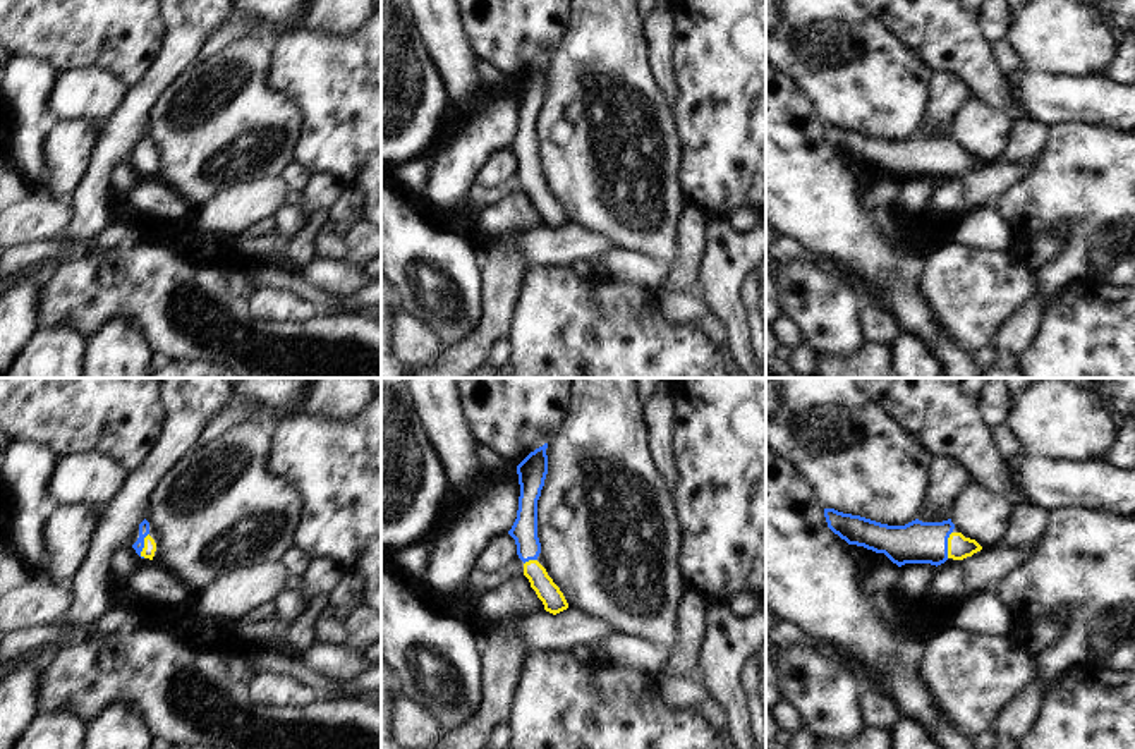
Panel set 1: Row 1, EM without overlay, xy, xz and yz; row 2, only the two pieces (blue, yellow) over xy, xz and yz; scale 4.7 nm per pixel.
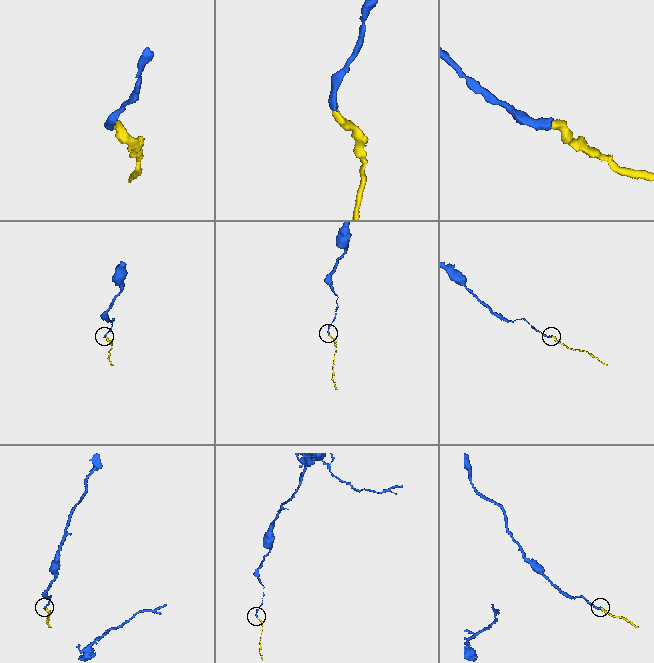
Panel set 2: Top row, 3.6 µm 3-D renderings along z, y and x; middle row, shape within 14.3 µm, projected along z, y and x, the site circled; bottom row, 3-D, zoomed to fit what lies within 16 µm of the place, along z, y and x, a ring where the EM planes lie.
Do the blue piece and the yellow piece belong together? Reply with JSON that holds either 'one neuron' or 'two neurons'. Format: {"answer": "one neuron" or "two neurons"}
{"answer": "one neuron"}

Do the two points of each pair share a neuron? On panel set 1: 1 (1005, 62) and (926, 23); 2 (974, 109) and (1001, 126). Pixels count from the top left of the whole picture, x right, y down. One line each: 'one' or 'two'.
1: two
2: one

